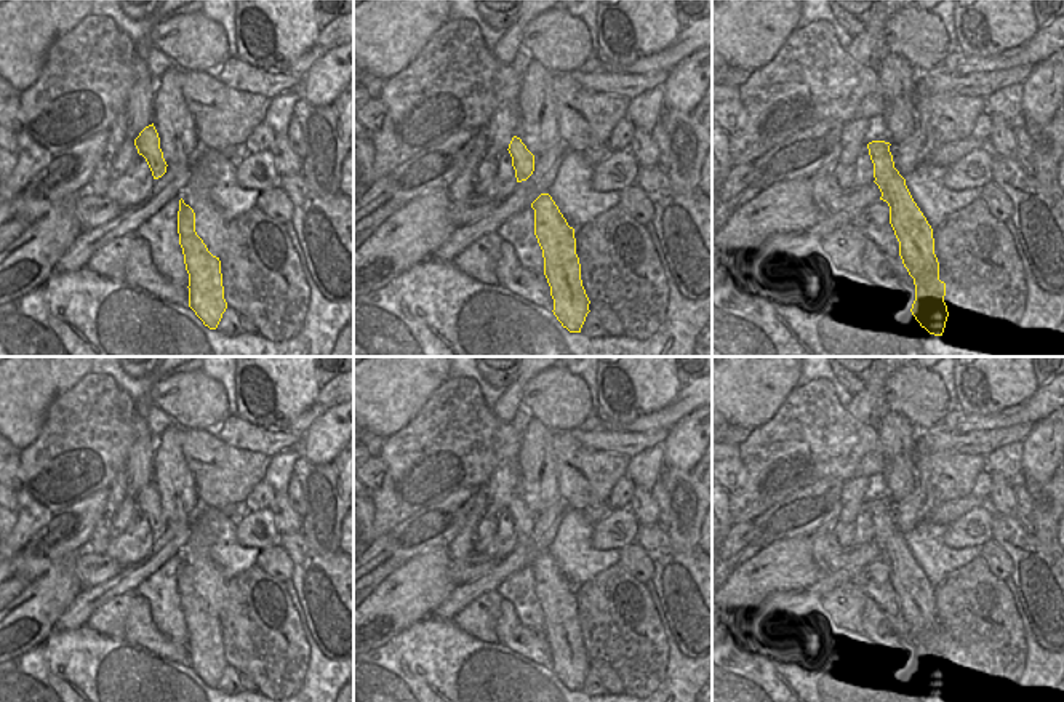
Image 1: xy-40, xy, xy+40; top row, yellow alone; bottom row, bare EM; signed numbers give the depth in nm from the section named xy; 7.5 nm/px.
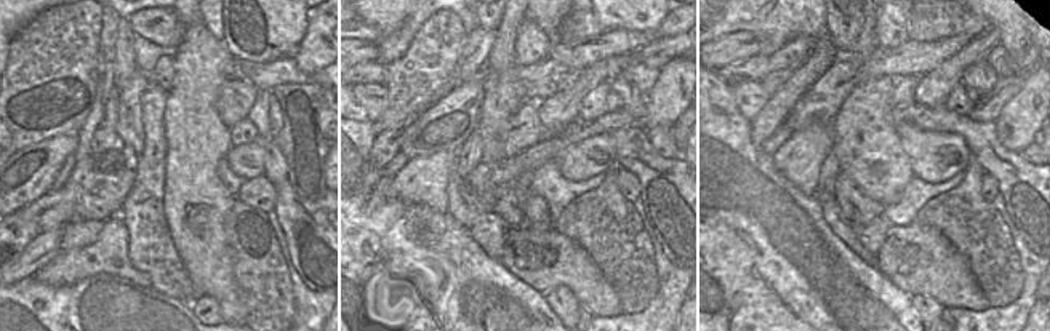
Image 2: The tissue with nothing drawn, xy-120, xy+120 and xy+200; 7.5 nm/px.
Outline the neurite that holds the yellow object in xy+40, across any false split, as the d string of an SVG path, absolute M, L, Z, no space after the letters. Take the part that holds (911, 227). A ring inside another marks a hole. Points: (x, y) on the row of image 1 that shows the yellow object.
M890 142L867 144L874 177L890 206L890 224L899 241L899 256L915 285L912 315L930 334L942 336L949 317L944 302L946 283L939 280L933 229L914 201L906 179L894 168Z

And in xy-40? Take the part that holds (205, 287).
M179 200L179 245L189 273L189 307L210 329L216 329L227 309L224 299L221 261L213 256L195 232L194 209Z

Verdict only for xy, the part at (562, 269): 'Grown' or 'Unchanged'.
Unchanged

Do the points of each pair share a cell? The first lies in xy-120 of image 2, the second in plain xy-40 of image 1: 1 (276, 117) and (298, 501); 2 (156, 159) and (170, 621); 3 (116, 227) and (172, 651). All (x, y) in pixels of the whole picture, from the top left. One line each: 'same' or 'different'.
1: same
2: same
3: same

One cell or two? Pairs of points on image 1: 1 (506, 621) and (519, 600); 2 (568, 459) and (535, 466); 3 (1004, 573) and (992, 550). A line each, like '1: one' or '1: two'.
1: two
2: two
3: one

